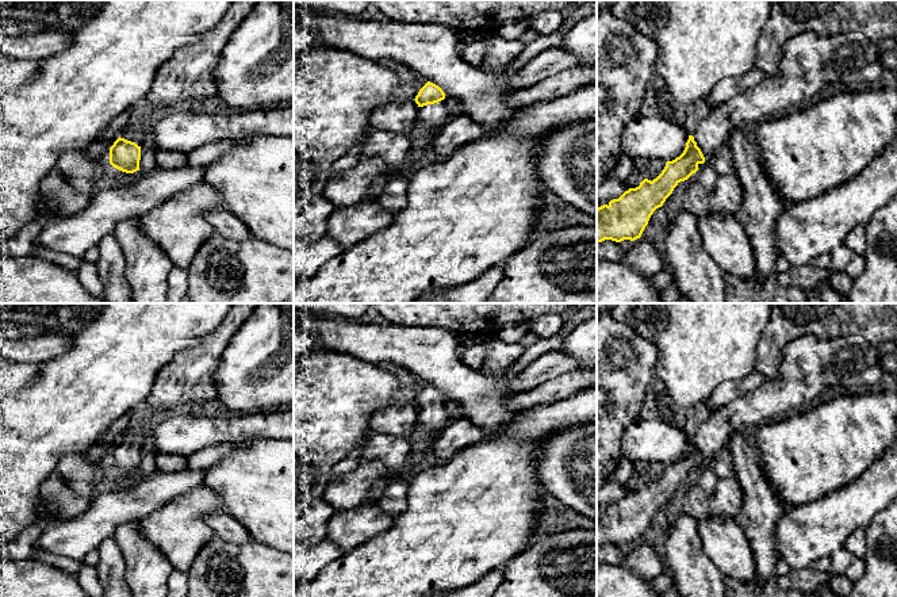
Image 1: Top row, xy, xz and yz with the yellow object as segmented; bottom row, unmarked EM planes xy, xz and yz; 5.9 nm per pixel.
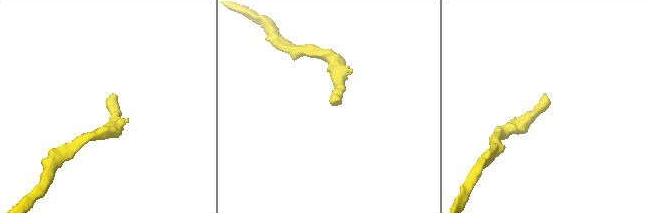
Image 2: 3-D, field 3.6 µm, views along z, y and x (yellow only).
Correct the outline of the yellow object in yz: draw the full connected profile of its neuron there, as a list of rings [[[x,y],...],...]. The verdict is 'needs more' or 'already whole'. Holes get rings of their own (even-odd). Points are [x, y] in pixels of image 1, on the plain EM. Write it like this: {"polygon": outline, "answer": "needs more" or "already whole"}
{"polygon": [[[804,334],[783,348],[782,364],[774,379],[766,379],[758,389],[744,395],[736,397],[718,412],[710,414],[705,426],[698,429],[693,439],[689,439],[683,456],[672,464],[667,464],[662,477],[652,485],[644,482],[639,490],[629,491],[618,502],[610,504],[597,512],[597,547],[605,543],[621,546],[635,544],[641,540],[653,514],[663,509],[674,491],[687,483],[698,474],[720,449],[728,439],[750,426],[763,426],[781,414],[789,417],[809,407],[814,398],[825,389],[840,390],[840,382],[851,375],[859,375],[866,368],[877,366],[881,360],[878,347],[869,342],[860,334],[836,334],[831,337],[817,337]]], "answer": "needs more"}

